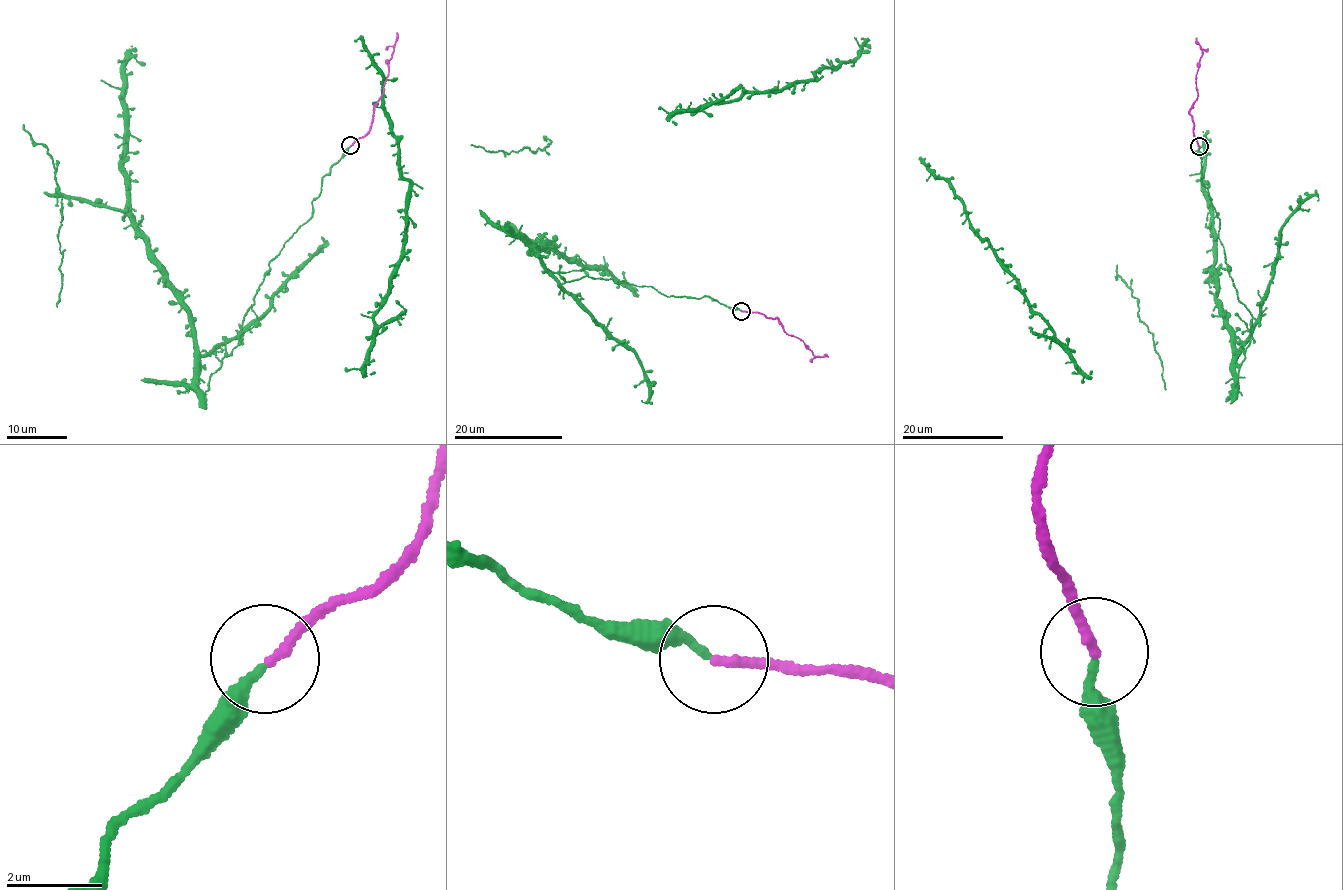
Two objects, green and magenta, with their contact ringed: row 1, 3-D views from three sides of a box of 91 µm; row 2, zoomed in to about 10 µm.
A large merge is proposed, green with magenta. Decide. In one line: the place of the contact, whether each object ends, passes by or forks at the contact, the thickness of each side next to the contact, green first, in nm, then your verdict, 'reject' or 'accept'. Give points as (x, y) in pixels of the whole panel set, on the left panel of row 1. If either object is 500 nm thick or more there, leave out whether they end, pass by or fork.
at (350, 145); green ends there; magenta ends there; 200 nm thick on the green side, 200 nm on the other; accept

